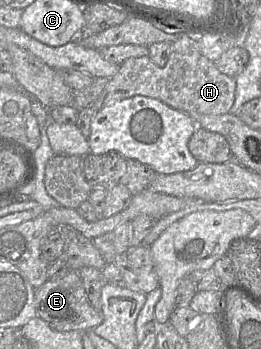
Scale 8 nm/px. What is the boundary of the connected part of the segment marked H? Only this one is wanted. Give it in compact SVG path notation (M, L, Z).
M182 34L171 44L171 53L163 68L158 67L148 56L125 60L90 106L99 110L115 101L141 95L159 99L187 114L221 115L230 111L235 90L235 77L221 73L215 63L201 53L199 37Z

